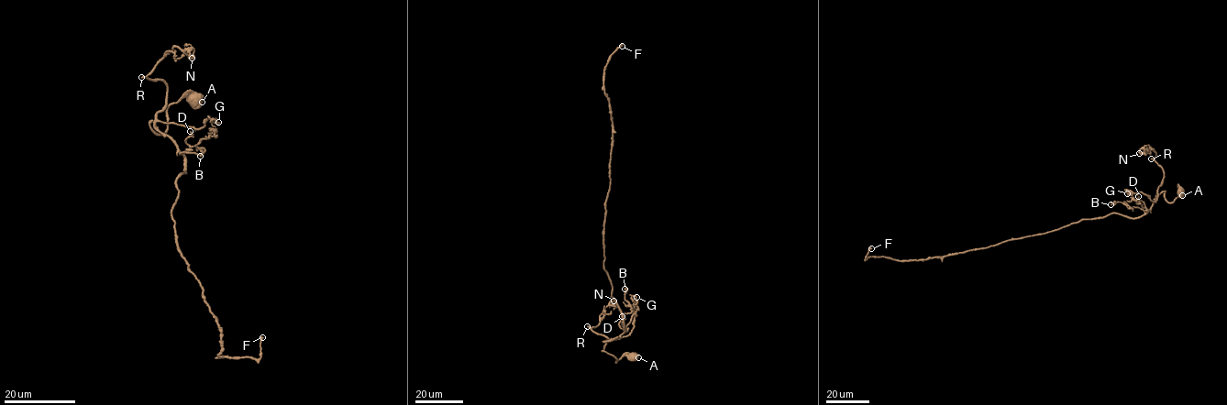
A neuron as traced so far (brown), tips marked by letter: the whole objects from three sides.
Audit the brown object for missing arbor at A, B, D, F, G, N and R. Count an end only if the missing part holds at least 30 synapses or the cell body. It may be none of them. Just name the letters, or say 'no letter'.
F, R

